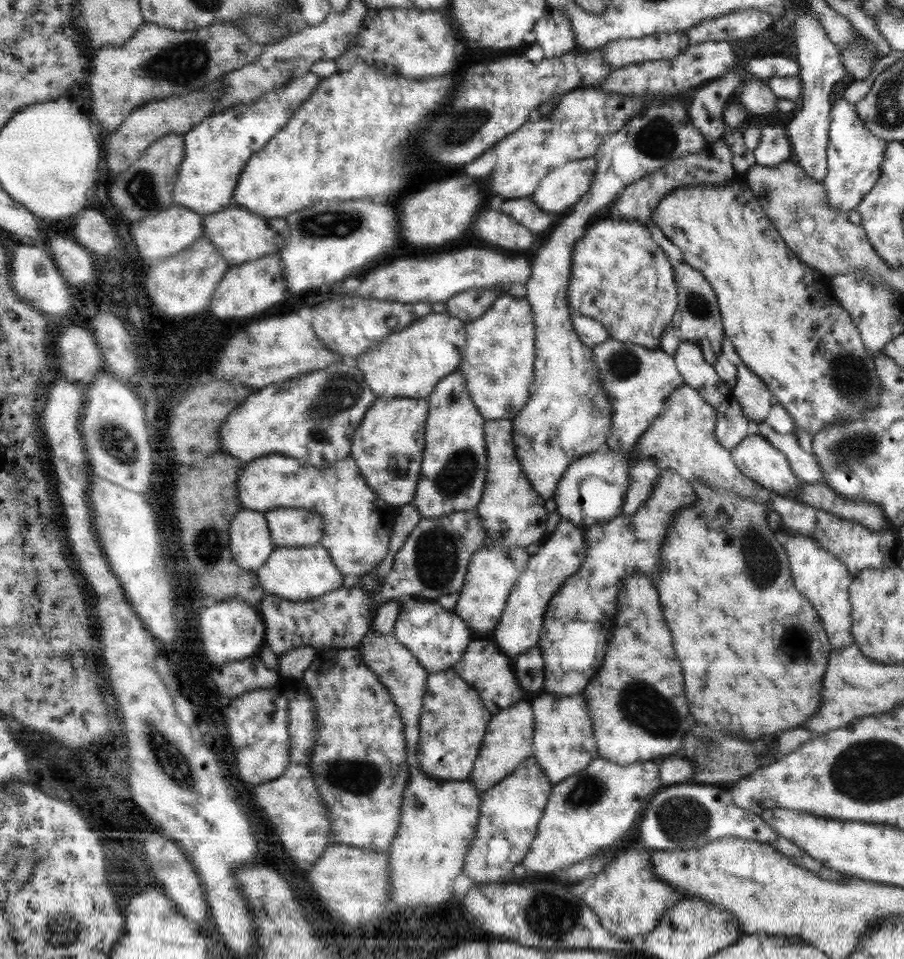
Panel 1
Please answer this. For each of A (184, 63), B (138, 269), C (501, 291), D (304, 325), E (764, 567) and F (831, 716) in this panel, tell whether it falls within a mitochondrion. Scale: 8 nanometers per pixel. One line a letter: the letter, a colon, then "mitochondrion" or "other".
A: mitochondrion
B: other
C: other
D: other
E: mitochondrion
F: other

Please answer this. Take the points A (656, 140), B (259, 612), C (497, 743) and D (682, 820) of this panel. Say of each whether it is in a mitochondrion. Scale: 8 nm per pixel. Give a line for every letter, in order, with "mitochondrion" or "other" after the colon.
A: mitochondrion
B: other
C: other
D: mitochondrion

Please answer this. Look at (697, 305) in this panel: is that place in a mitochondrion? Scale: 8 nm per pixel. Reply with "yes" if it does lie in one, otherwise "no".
yes

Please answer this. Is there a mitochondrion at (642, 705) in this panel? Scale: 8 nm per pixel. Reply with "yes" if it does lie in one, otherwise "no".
yes

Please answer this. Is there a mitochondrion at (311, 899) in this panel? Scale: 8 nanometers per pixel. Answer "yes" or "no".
no

